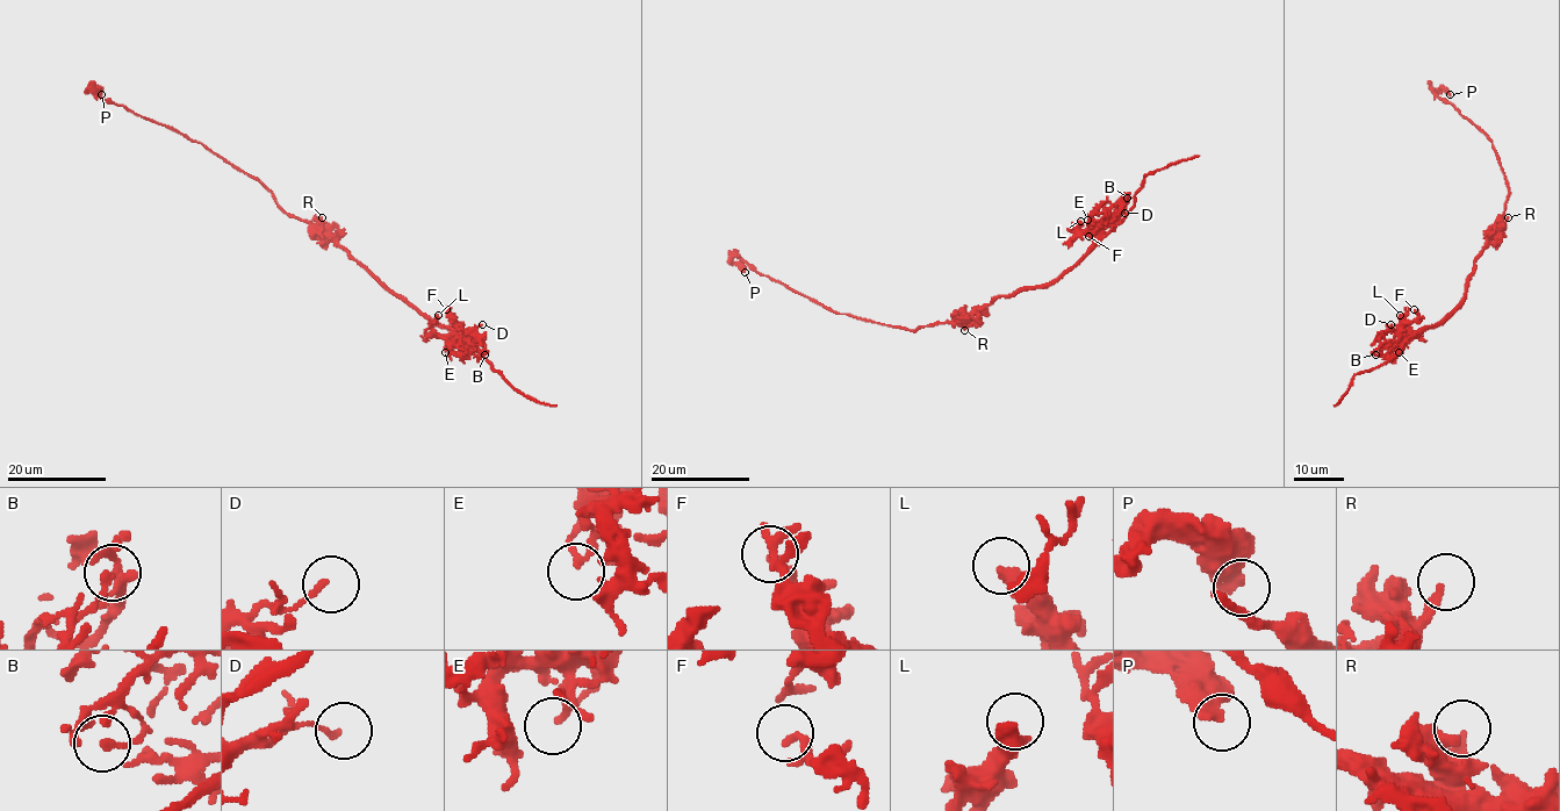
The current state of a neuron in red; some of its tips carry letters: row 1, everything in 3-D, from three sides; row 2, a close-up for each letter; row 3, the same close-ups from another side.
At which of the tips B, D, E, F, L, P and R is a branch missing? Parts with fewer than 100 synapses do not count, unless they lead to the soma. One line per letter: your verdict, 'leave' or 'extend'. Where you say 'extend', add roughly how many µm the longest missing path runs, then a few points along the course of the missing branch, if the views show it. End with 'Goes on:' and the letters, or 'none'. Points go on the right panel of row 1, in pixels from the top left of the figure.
B: leave
D: leave
E: leave
F: leave
L: leave
P: leave
R: leave
Goes on: none

